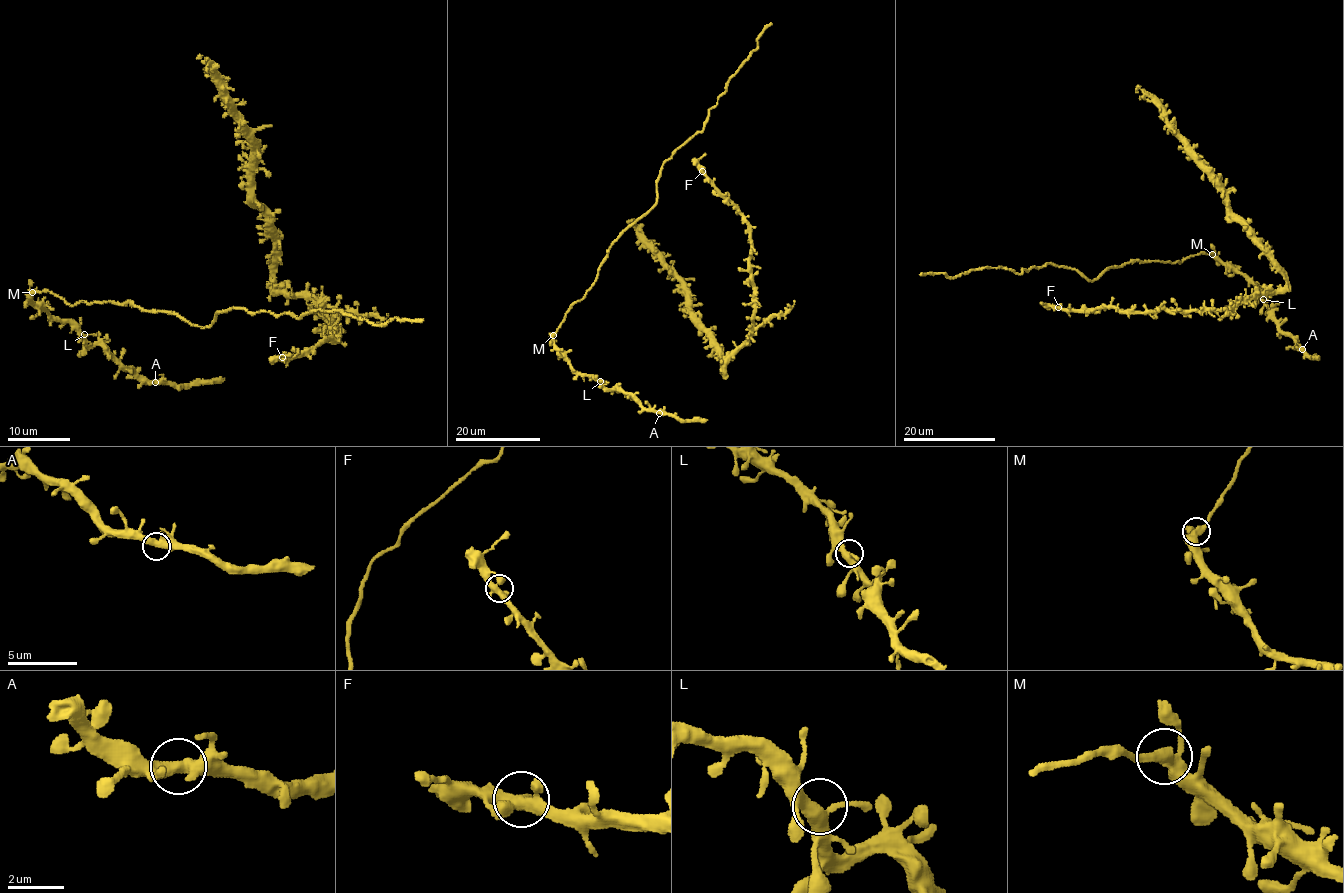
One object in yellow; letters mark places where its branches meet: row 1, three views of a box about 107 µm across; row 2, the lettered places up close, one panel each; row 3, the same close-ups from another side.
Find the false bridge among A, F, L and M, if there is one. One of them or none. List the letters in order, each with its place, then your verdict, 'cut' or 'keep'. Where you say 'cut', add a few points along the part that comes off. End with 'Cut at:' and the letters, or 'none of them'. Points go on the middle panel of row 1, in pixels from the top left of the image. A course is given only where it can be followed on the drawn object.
A: at (659, 413); keep
F: at (702, 171); keep
L: at (600, 381); keep
M: at (553, 335); cut; foreign part runs (552, 335), (591, 286), (611, 244), (654, 205), (663, 164), (703, 129), (729, 79), (771, 22)
Cut at: M

